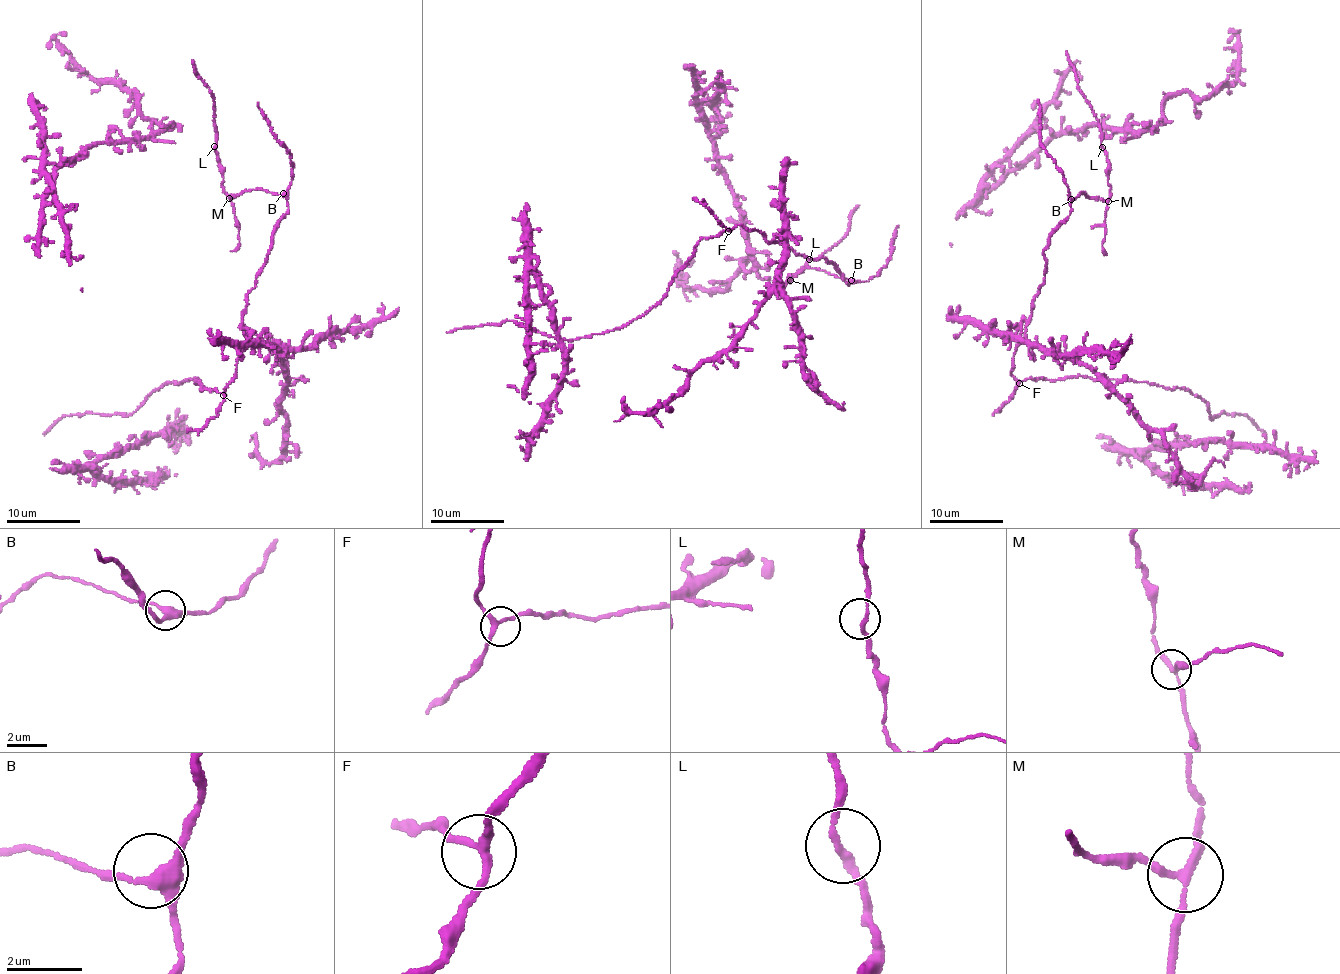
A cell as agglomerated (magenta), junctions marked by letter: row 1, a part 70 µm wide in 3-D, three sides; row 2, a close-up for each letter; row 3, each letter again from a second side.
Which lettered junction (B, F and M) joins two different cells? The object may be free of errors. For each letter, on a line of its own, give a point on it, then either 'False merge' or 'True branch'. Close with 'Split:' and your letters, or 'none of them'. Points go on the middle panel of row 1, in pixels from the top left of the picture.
B: Place: (851, 280). True branch
F: Place: (728, 231). True branch
M: Place: (790, 280). False merge
Split: M

